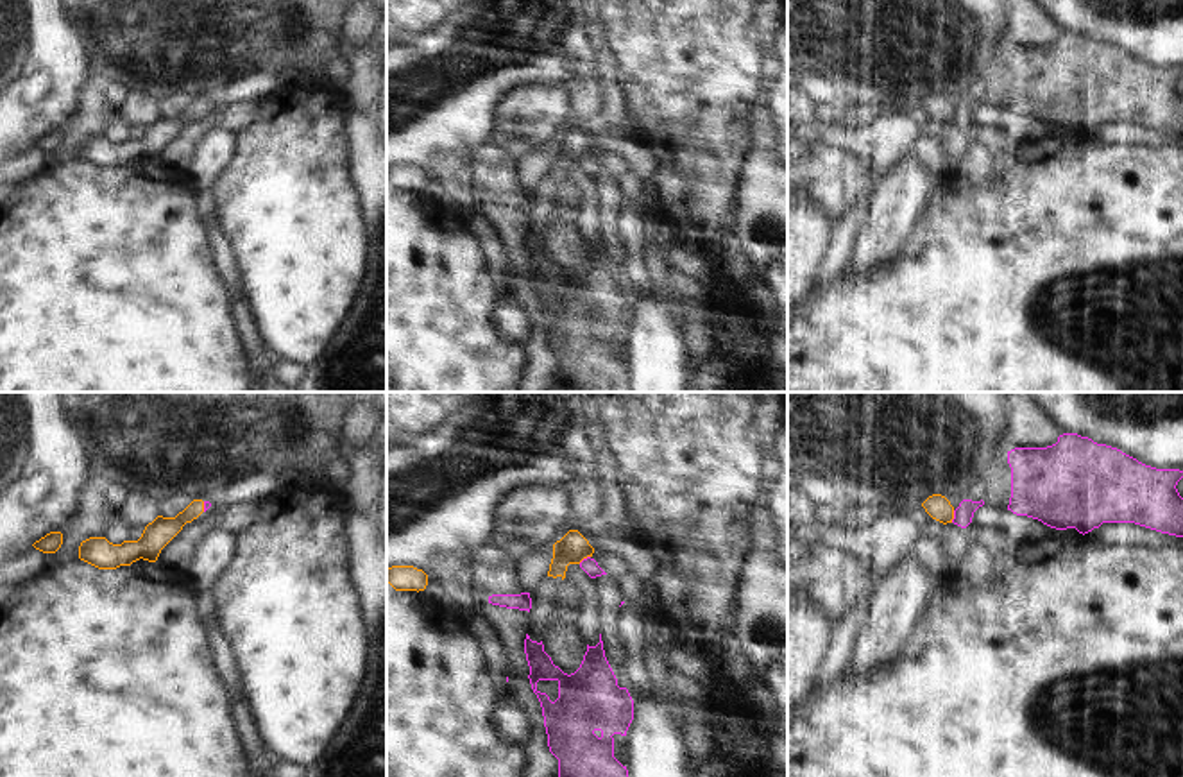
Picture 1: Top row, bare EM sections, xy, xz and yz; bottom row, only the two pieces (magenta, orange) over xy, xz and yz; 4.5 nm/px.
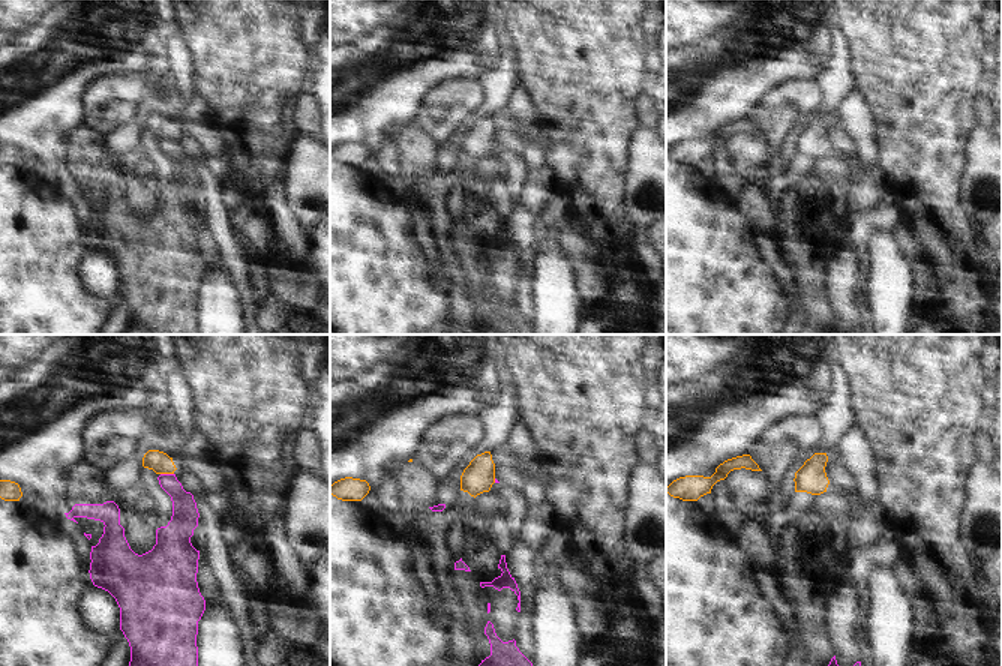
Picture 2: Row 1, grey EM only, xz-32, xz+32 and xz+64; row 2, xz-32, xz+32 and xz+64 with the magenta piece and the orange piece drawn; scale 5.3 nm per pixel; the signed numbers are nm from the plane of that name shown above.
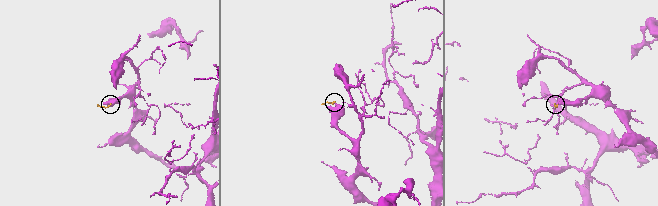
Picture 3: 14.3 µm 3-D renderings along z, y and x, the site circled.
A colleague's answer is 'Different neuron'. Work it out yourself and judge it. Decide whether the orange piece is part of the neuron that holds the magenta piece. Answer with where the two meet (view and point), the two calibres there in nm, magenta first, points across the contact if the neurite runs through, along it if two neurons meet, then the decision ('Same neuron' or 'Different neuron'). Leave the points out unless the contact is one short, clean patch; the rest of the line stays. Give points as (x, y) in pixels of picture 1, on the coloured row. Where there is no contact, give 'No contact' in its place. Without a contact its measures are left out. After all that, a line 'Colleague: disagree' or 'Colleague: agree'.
Touches magenta at yz (954, 516). Thickness 90 nm (magenta) against 110 nm. Boundary: yz (954, 511), (951, 521). Different neuron
Colleague: agree

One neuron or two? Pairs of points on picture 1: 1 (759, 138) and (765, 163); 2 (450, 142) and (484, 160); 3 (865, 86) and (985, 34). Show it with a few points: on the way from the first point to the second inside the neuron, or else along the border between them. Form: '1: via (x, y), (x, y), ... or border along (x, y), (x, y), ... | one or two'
1: border along (752, 149), (768, 151) | two
2: border along (487, 140), (469, 156), (471, 197) | two
3: via (895, 56), (917, 34), (954, 34) | one

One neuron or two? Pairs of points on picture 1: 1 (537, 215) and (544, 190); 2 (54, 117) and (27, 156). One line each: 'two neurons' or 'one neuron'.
1: one neuron
2: one neuron

